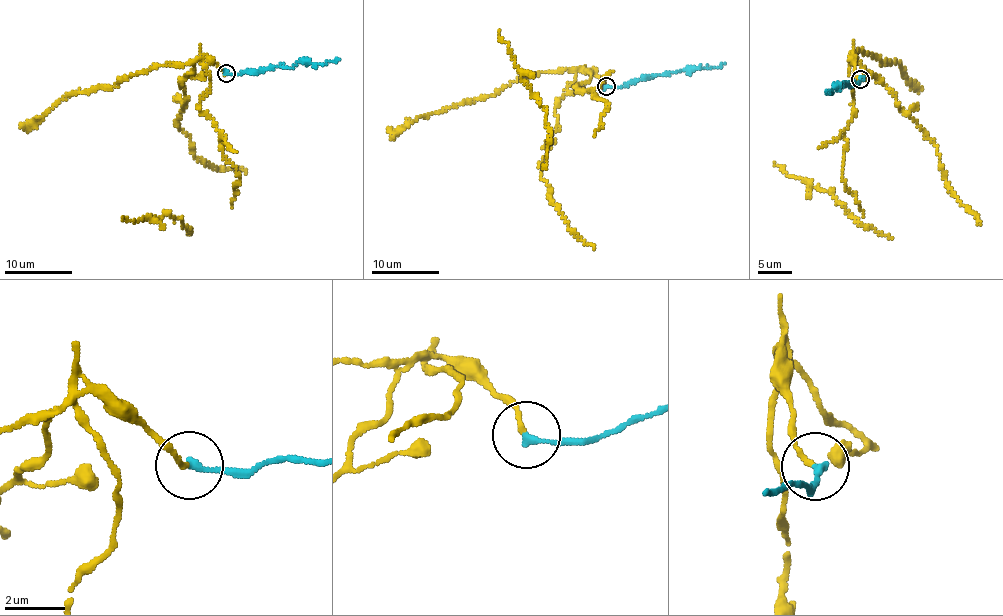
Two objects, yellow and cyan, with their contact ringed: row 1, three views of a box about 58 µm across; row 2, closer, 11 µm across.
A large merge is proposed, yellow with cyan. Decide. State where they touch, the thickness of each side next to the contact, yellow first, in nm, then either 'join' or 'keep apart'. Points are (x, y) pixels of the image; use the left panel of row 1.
at (226, 73); 170 nm thick on the yellow side, 220 nm on the other; keep apart

